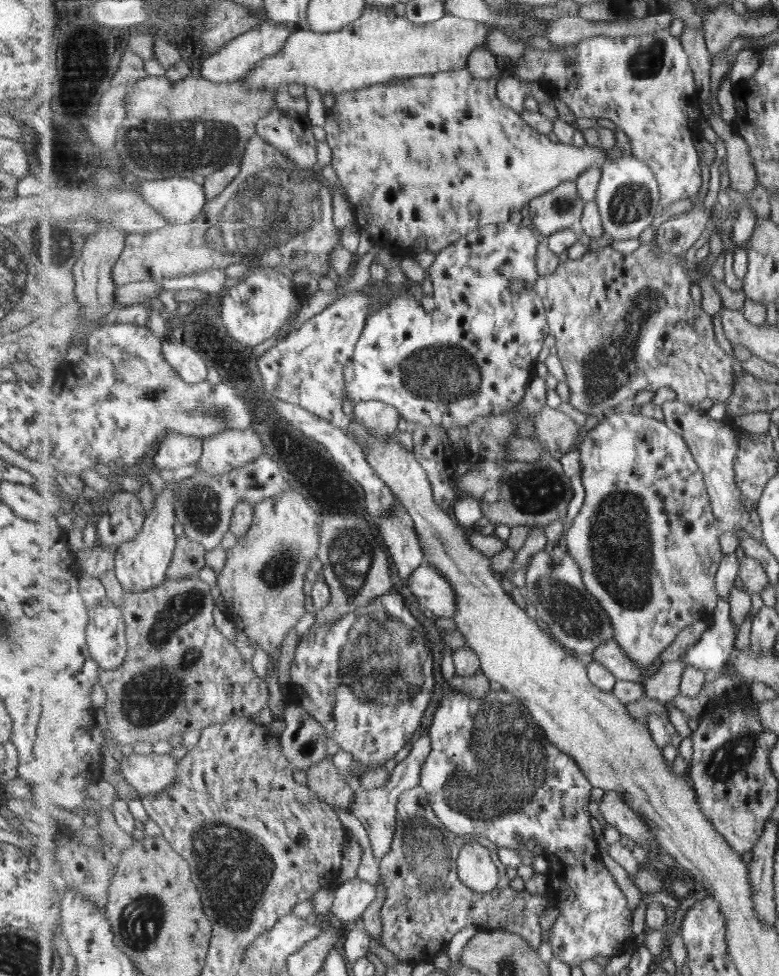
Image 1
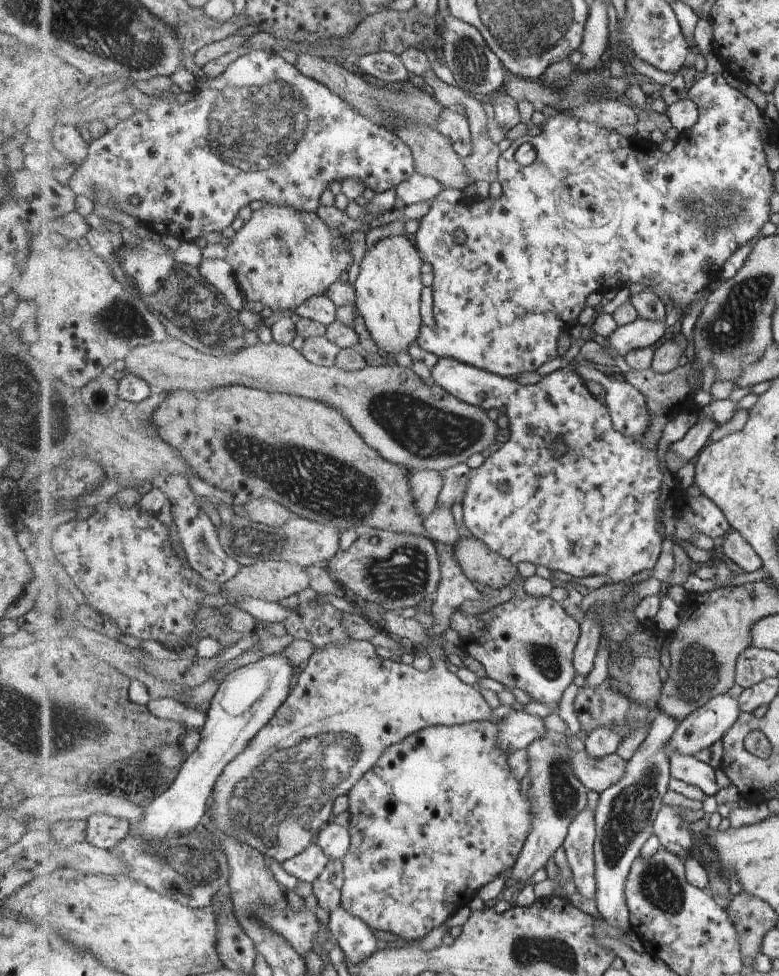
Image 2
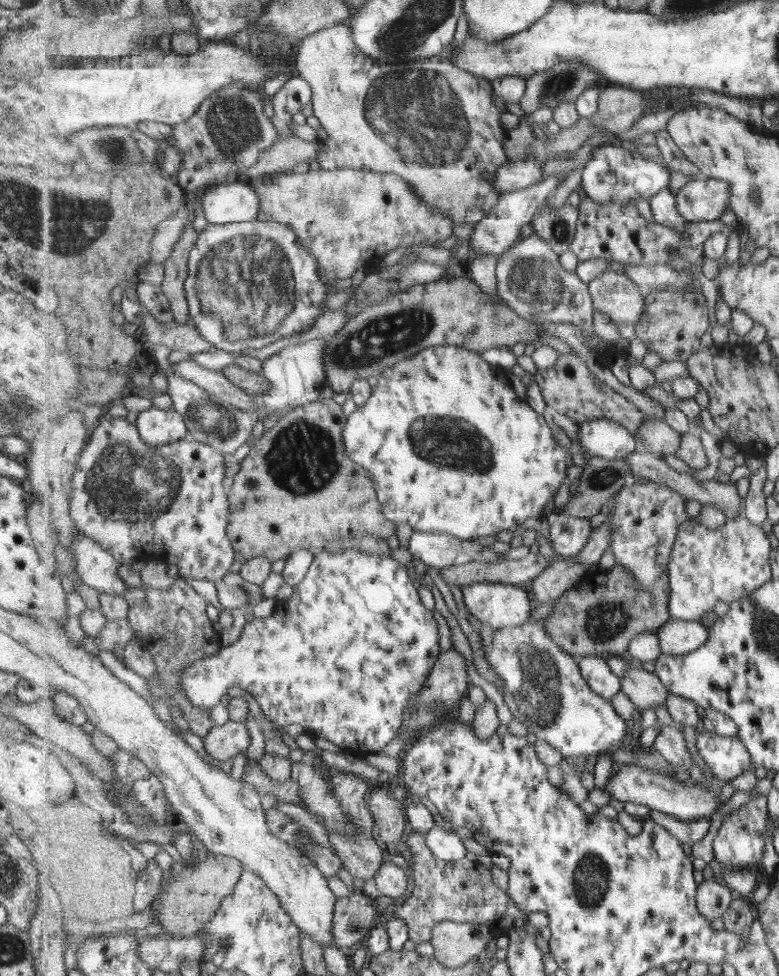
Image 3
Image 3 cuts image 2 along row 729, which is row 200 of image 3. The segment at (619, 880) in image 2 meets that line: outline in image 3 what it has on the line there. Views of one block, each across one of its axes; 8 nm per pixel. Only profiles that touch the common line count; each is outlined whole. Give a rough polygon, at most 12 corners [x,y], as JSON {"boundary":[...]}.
{"boundary":[[669,188],[655,194],[650,206],[655,223],[677,232],[689,221],[679,213]]}

